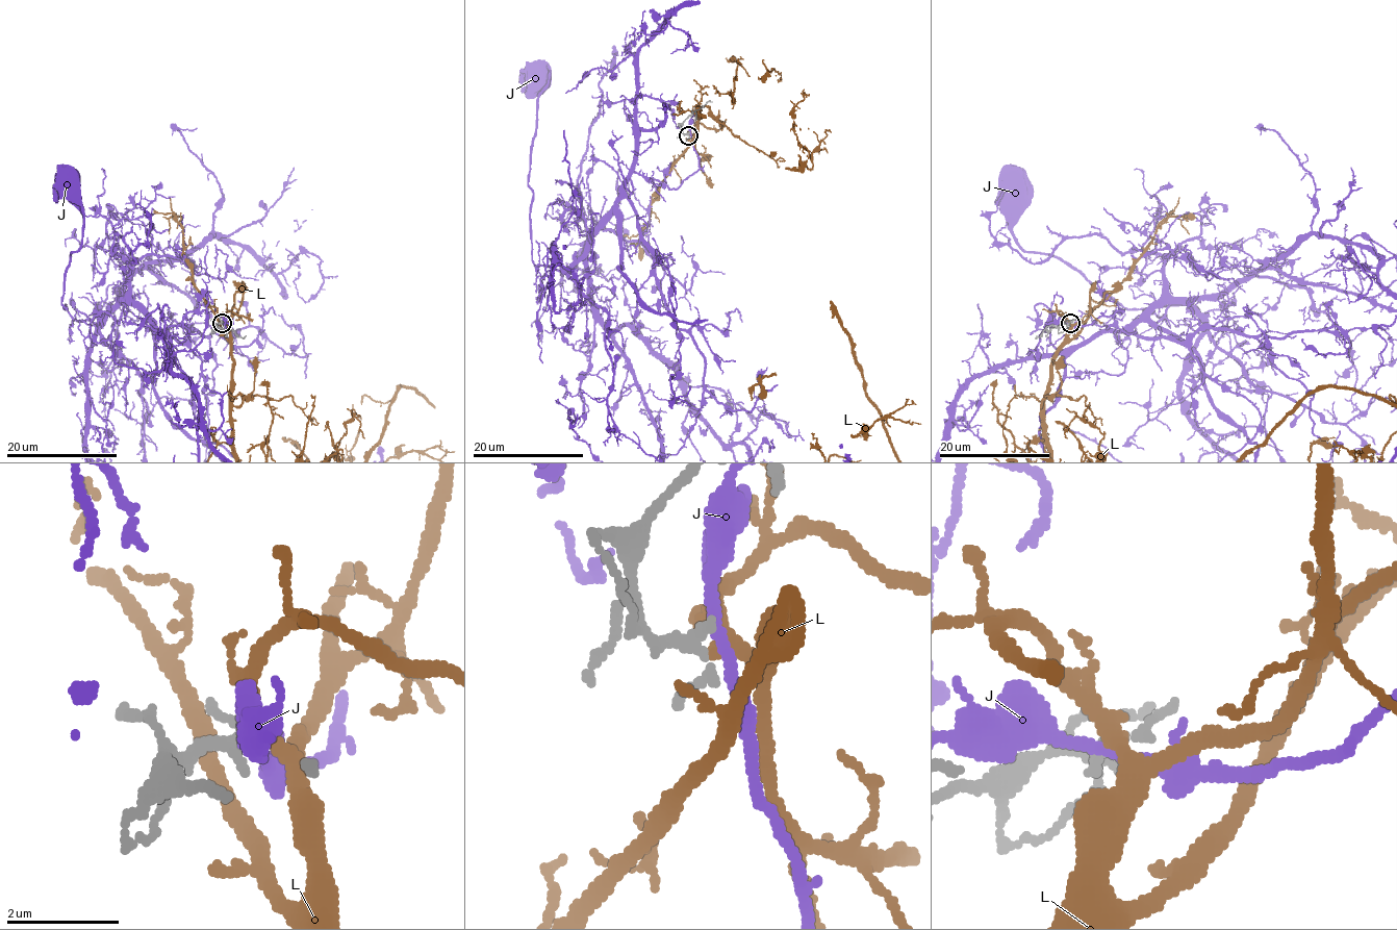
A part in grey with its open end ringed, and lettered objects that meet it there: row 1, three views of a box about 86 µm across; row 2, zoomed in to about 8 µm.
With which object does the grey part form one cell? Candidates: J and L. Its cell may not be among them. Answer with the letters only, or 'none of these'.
L

